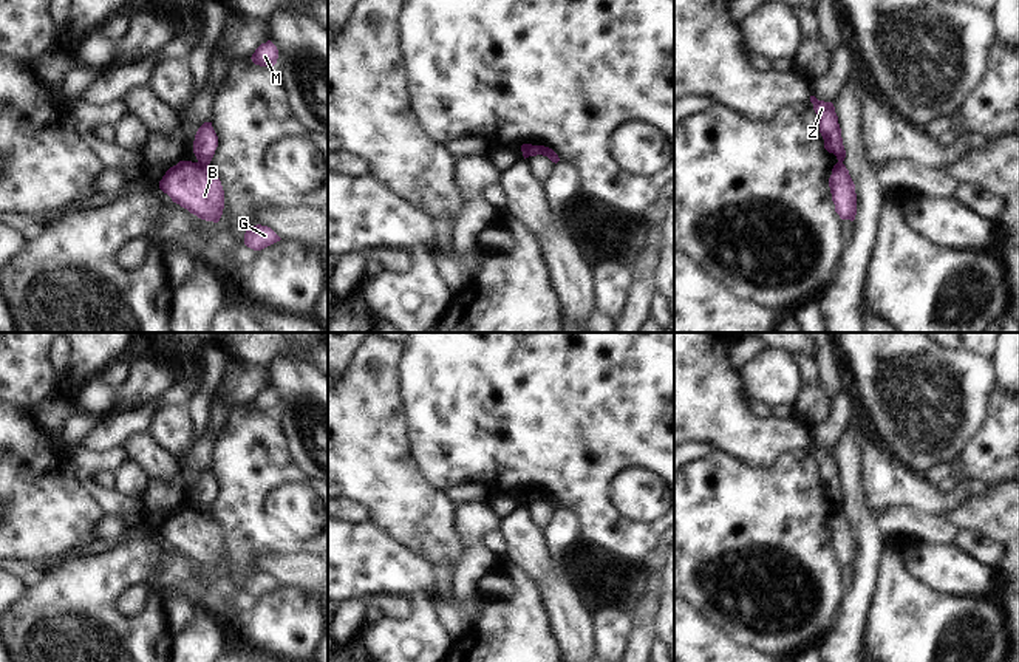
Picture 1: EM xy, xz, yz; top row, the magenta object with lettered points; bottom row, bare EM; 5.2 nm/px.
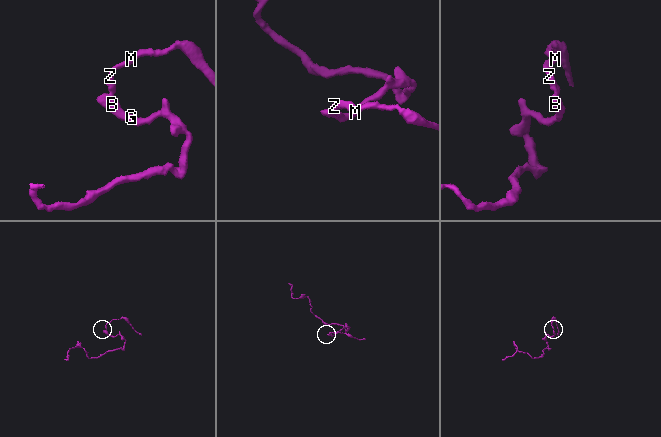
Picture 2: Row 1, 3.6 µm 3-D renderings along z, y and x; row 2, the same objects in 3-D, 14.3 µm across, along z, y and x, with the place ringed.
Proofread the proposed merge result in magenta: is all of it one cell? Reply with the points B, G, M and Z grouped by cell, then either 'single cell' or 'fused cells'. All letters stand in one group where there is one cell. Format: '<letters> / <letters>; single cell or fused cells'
B G / M Z; fused cells

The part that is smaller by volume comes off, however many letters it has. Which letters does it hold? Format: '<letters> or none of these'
M, Z

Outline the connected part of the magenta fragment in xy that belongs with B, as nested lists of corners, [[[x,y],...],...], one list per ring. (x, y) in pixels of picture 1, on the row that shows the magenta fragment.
[[[179,161],[165,172],[159,189],[201,220],[218,223],[223,215],[224,190],[207,166]]]

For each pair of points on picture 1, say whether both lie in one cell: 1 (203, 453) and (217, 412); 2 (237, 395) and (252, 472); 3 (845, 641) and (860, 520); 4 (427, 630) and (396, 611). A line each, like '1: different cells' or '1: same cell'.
1: same cell
2: different cells
3: same cell
4: different cells

